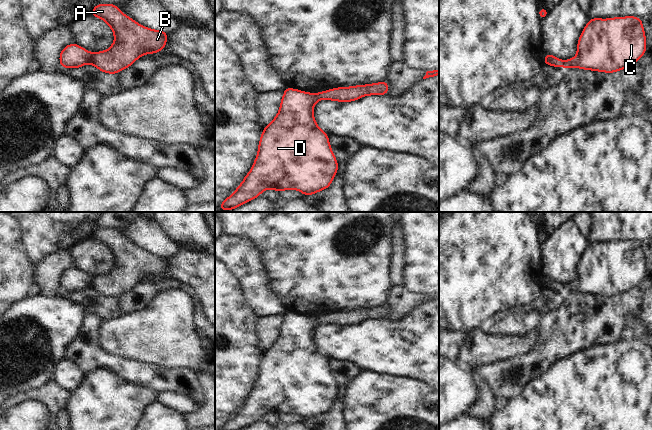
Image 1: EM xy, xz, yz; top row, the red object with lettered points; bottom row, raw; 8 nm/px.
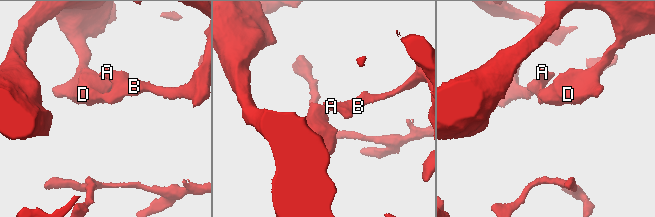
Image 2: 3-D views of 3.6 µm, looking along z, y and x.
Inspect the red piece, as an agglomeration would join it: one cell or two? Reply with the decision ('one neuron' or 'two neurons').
two neurons

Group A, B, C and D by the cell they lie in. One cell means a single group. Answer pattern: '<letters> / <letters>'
A B / C D

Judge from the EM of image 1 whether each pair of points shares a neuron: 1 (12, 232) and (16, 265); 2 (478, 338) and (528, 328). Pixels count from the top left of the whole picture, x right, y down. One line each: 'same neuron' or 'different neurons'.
1: same neuron
2: different neurons

